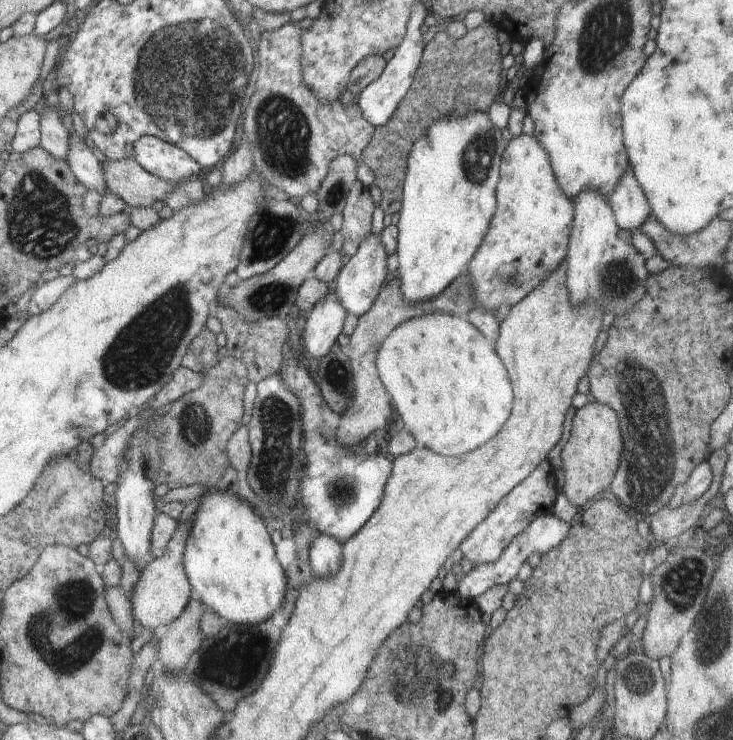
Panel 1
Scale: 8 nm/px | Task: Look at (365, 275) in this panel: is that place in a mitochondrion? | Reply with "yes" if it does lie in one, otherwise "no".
no

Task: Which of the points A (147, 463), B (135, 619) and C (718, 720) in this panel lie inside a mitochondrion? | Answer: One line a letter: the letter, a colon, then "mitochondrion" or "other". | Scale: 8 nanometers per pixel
A: mitochondrion
B: other
C: mitochondrion

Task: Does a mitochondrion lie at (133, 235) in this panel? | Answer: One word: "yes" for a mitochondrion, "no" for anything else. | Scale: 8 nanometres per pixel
no

